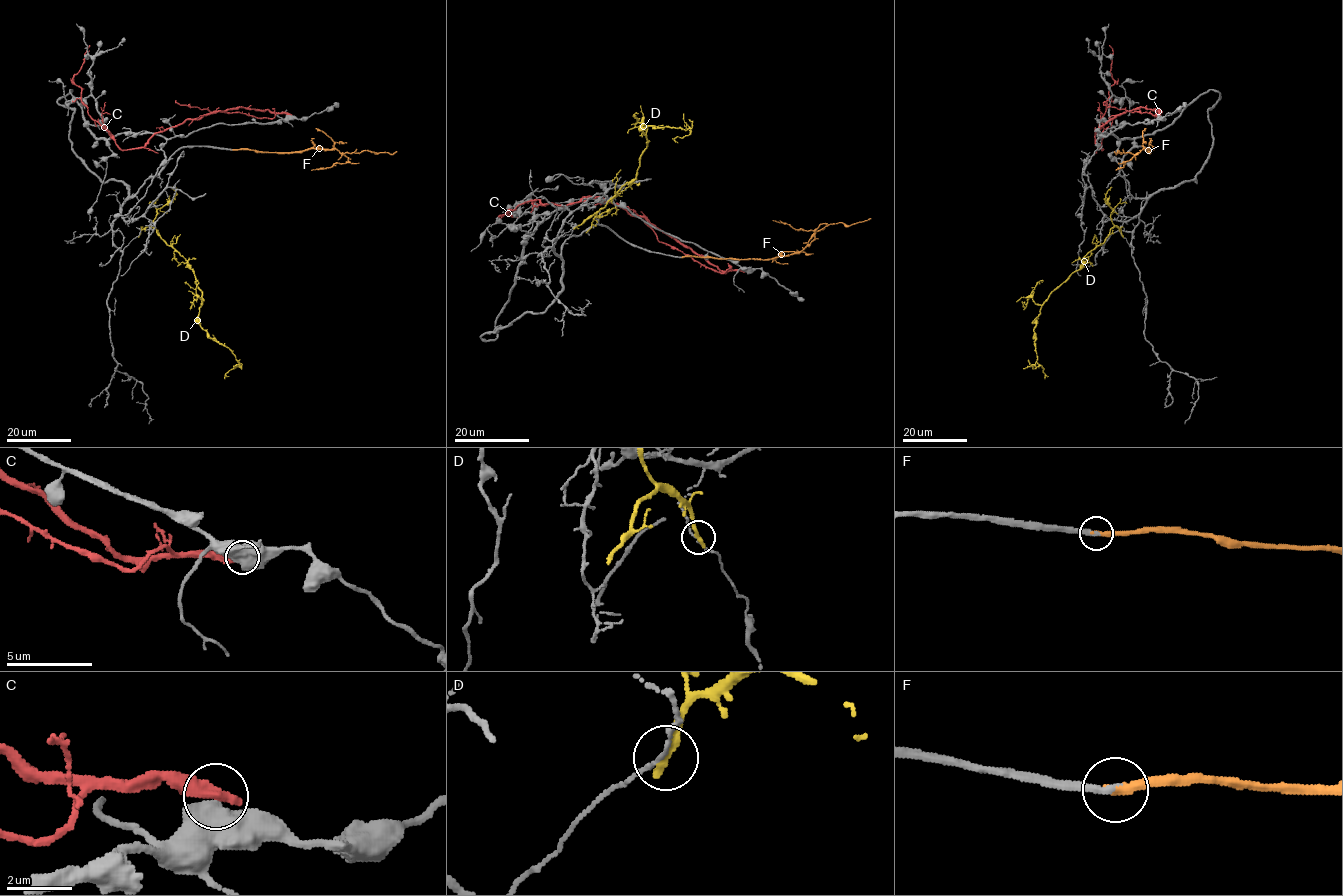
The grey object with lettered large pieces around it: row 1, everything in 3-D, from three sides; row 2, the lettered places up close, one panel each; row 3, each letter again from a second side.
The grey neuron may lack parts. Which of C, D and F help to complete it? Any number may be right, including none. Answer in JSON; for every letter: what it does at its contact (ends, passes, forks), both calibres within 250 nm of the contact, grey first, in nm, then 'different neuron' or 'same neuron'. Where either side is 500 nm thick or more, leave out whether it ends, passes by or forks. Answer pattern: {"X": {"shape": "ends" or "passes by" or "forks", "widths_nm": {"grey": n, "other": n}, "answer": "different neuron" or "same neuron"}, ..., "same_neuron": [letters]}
{"C": {"widths_nm": {"grey": 750, "other": 550}, "answer": "different neuron"}, "D": {"shape": "ends", "widths_nm": {"grey": 110, "other": 320}, "answer": "different neuron"}, "F": {"shape": "ends", "widths_nm": {"grey": 280, "other": 280}, "answer": "same neuron"}, "same_neuron": ["F"]}

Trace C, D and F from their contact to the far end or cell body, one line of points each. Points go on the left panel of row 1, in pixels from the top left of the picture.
C: (289, 114), (239, 107), (209, 112), (157, 132), (142, 147), (121, 150), (87, 111), (73, 81), (90, 45)
D: (139, 235), (152, 226), (193, 271), (202, 292), (199, 324), (231, 351), (239, 365), (225, 374), (229, 376)
F: (232, 150), (266, 152), (334, 149), (343, 154), (397, 151)

